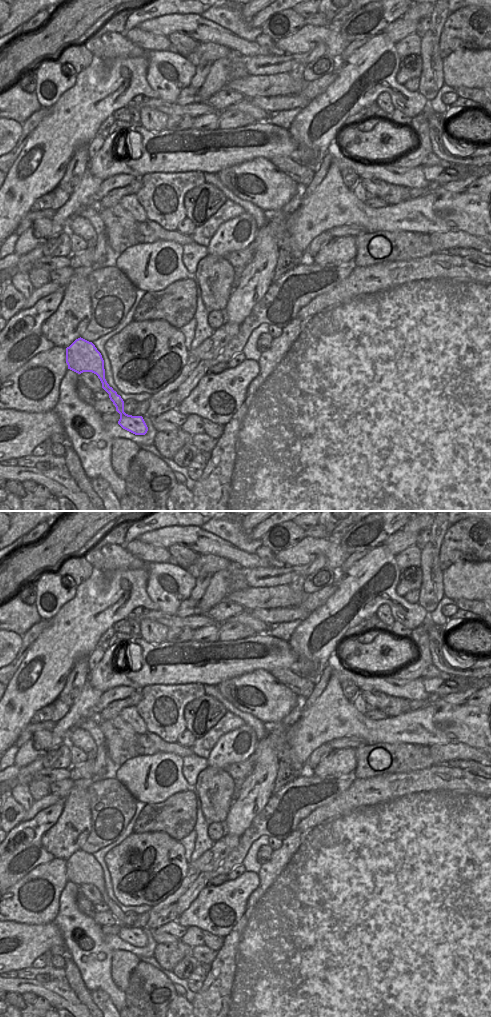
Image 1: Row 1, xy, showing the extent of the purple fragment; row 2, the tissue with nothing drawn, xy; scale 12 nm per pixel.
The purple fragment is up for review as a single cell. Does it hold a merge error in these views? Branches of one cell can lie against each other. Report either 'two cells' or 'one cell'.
one cell

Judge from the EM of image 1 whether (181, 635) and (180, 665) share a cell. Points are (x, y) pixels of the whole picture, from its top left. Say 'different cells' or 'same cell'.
different cells

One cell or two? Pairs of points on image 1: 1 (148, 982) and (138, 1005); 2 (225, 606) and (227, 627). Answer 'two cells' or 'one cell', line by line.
1: one cell
2: two cells

